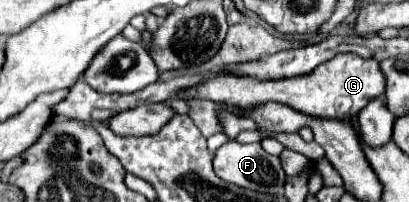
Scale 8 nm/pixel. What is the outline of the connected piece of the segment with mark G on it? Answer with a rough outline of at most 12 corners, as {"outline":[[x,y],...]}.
{"outline":[[338,54],[312,74],[264,82],[216,76],[198,94],[280,102],[316,118],[358,114],[386,88],[376,60]]}

